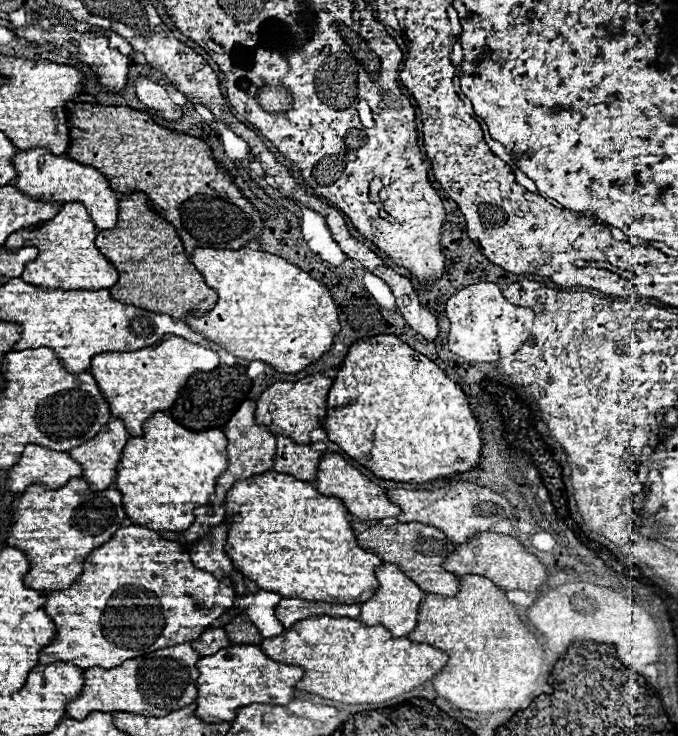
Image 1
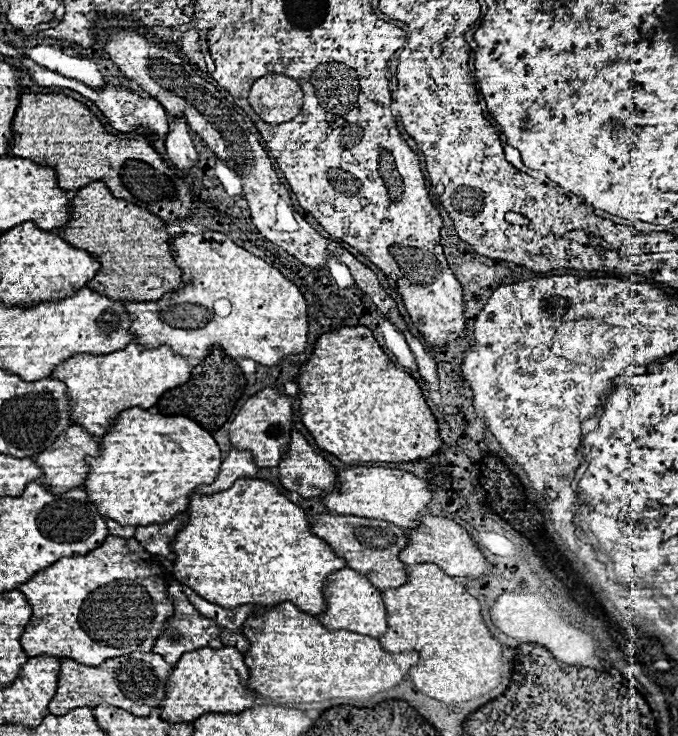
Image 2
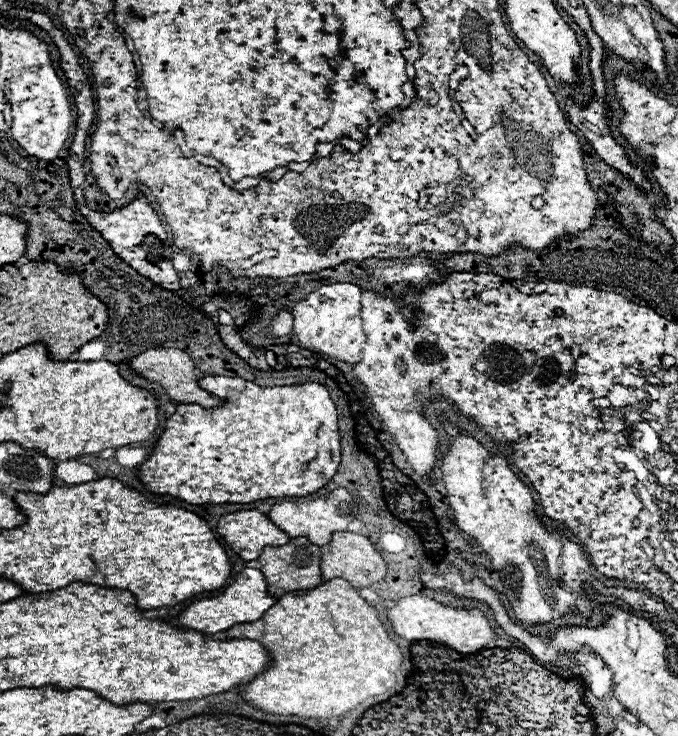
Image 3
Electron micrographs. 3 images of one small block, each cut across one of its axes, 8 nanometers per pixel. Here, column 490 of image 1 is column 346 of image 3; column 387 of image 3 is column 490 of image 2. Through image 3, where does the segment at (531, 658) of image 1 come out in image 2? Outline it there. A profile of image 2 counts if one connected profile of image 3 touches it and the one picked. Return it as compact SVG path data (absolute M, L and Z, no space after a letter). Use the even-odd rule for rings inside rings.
M414 564L408 566L408 582L400 588L390 588L382 592L386 614L388 614L388 632L380 636L382 648L388 652L402 652L402 650L416 650L420 652L422 660L414 668L410 668L410 678L416 688L426 694L428 698L440 702L468 702L474 698L484 696L490 690L500 688L502 684L508 686L513 675L512 670L502 670L504 666L504 646L492 636L488 630L480 602L452 576L442 572L436 564Z

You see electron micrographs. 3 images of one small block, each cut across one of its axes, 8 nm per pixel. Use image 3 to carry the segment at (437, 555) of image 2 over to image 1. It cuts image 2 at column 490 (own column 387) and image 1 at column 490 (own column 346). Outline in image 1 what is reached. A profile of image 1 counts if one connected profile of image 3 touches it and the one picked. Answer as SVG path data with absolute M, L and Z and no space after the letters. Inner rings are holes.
M482 532L470 538L466 544L460 544L456 552L452 552L448 560L444 560L442 566L456 576L464 576L464 574L486 576L488 580L492 580L498 588L506 592L508 590L536 592L548 580L548 572L544 564L536 556L528 554L516 538L506 534L494 534L494 532Z

